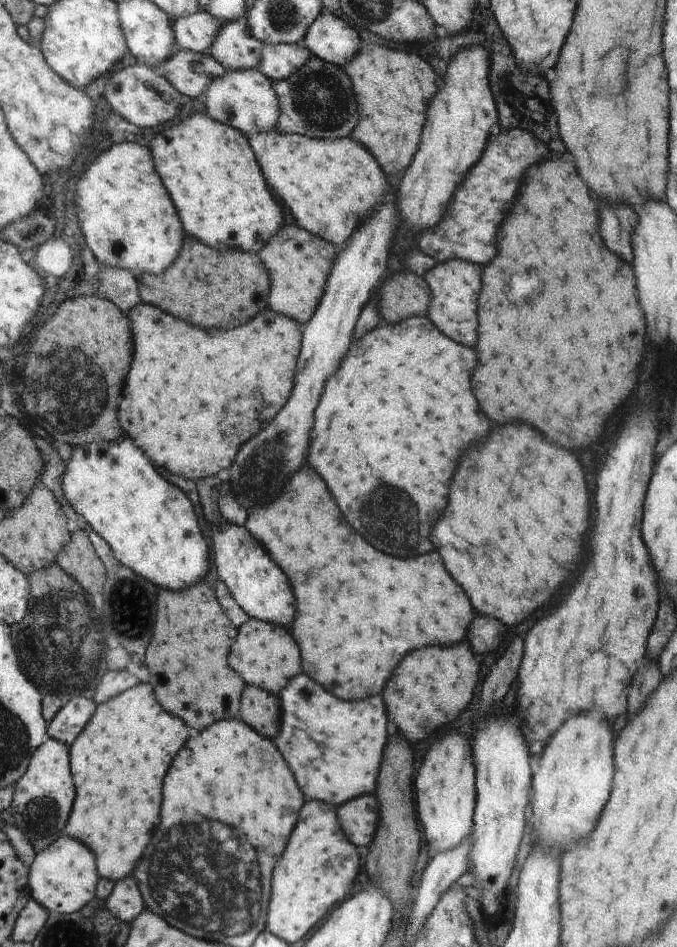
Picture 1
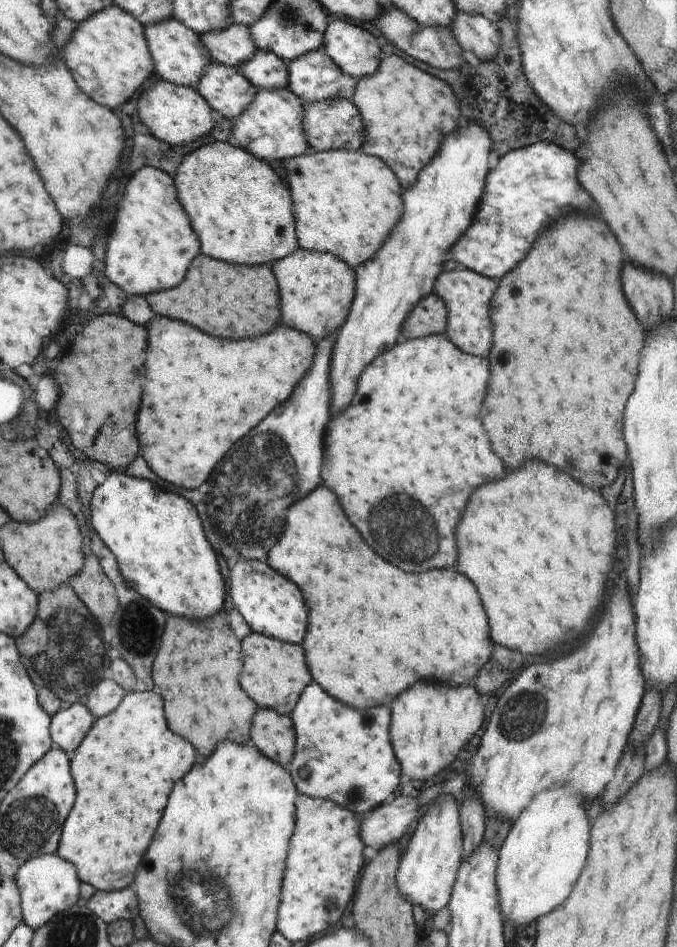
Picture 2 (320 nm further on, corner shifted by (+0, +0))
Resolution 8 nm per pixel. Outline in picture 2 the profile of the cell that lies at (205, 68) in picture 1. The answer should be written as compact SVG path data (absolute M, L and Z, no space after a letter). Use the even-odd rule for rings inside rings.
M212 60L196 90L220 117L234 120L248 108L248 104L252 104L257 88L242 76L238 68Z

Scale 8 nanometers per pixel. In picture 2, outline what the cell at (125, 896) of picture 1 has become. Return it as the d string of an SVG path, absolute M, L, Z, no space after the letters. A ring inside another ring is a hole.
M132 887L116 891L97 891L88 899L87 908L104 923L134 921L139 916L139 902Z

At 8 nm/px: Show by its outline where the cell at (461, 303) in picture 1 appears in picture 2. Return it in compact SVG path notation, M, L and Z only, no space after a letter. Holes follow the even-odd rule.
M472 270L444 272L436 282L436 295L442 298L449 312L448 330L445 336L462 351L488 358L492 346L493 324L490 318L490 302L497 293L497 281Z

